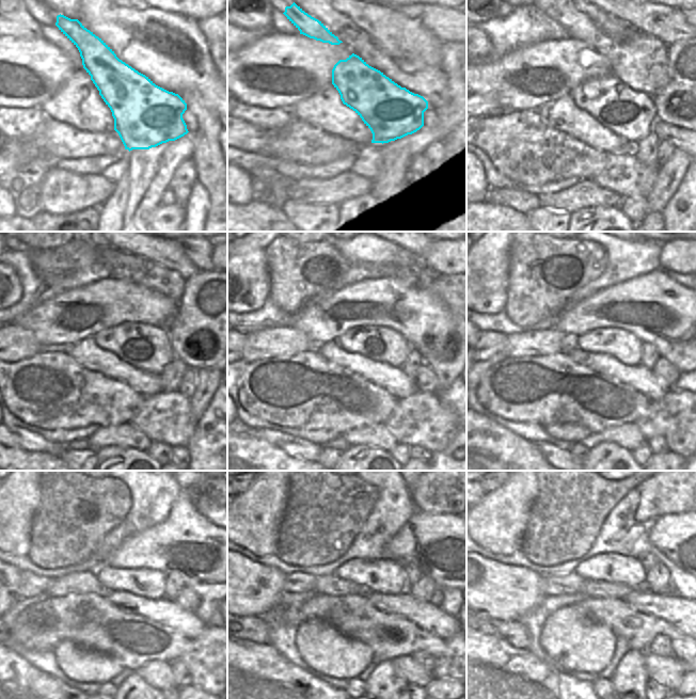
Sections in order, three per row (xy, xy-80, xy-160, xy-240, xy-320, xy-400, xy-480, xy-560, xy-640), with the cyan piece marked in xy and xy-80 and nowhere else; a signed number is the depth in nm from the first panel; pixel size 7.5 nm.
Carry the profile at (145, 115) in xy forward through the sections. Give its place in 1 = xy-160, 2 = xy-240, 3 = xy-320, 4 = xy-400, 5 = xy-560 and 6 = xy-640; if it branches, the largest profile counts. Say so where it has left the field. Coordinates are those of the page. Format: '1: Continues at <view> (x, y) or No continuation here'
1: Continues at xy-160 (630, 114)
2: Continues at xy-240 (145, 347)
3: Continues at xy-320 (380, 344)
4: Continues at xy-400 (617, 343)
5: Continues at xy-560 (388, 576)
6: Continues at xy-640 (607, 567)

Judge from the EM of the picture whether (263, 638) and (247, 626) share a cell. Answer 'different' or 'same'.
same

